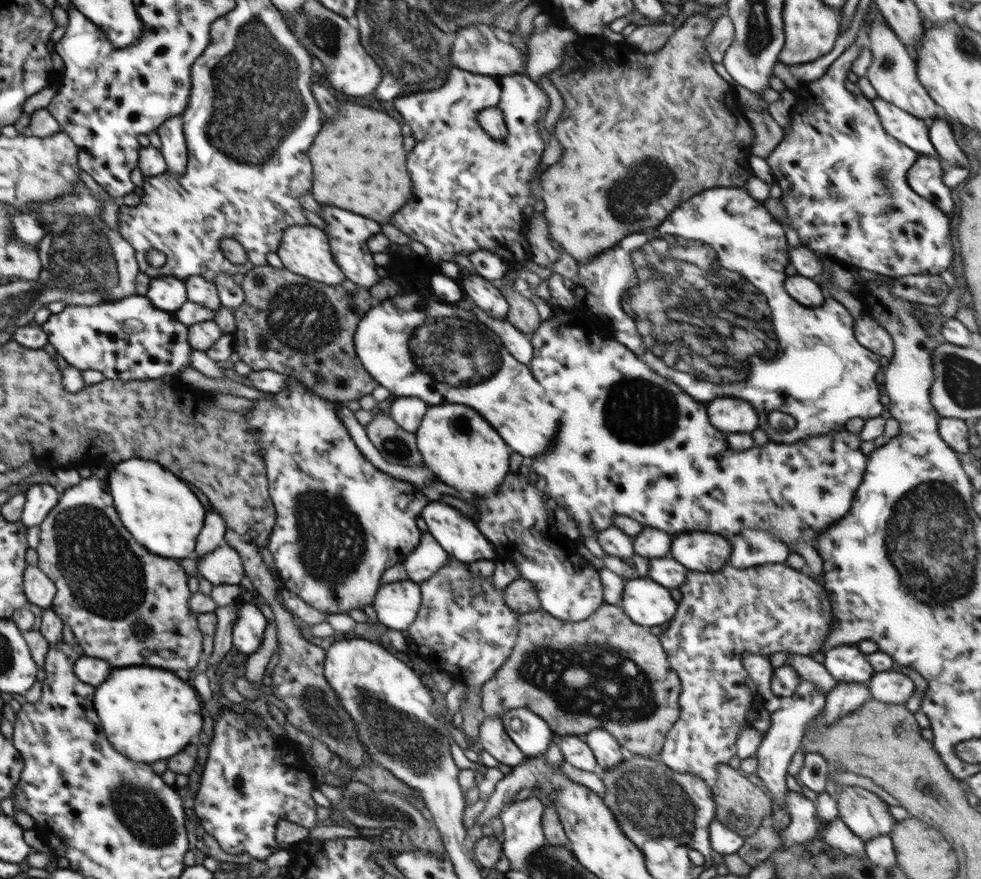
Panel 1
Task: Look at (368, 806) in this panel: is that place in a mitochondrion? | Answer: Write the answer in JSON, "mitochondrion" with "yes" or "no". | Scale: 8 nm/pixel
{"mitochondrion":"yes"}

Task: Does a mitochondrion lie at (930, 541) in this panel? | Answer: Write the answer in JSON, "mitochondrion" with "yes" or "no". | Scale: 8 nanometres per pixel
{"mitochondrion":"yes"}

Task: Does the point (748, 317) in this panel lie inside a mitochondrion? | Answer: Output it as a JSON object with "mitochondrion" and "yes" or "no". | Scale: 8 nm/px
{"mitochondrion":"yes"}

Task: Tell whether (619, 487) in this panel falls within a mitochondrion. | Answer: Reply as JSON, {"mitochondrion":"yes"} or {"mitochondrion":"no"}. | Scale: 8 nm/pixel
{"mitochondrion":"no"}

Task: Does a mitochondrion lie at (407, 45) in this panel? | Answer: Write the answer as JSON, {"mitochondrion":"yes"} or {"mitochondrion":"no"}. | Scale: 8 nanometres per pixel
{"mitochondrion":"yes"}

